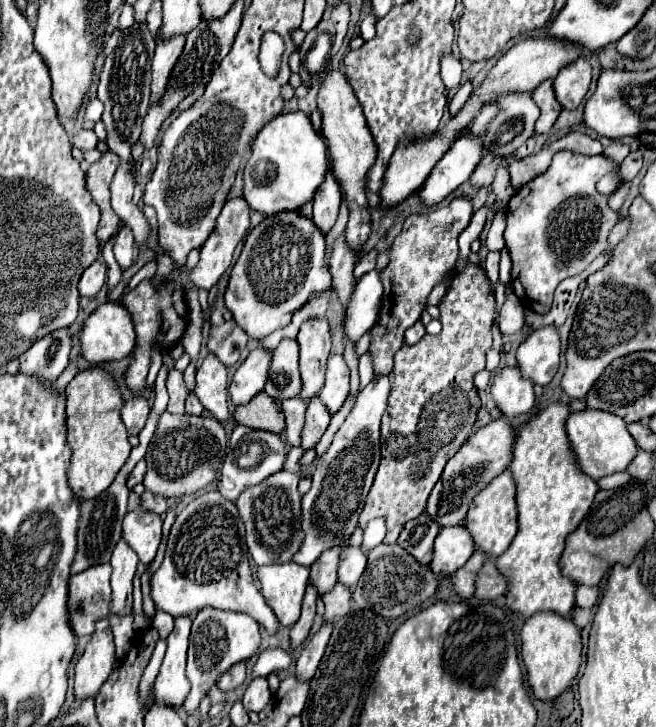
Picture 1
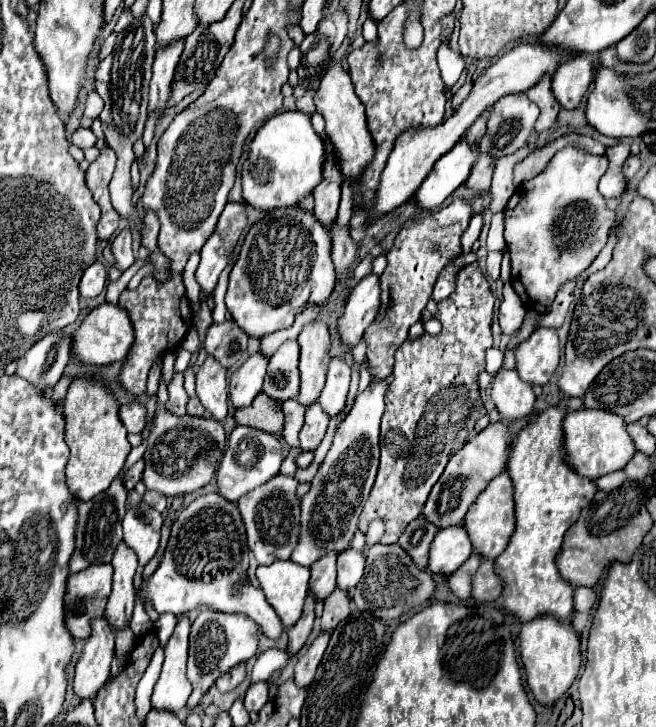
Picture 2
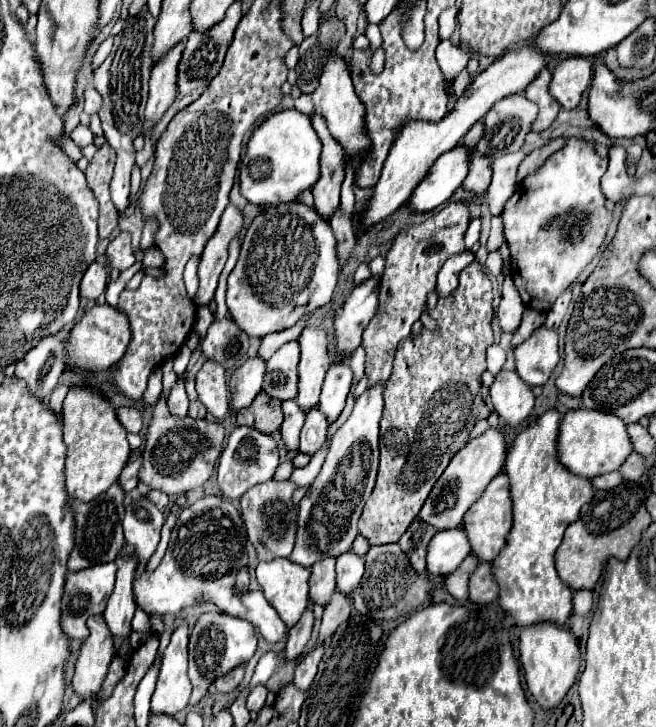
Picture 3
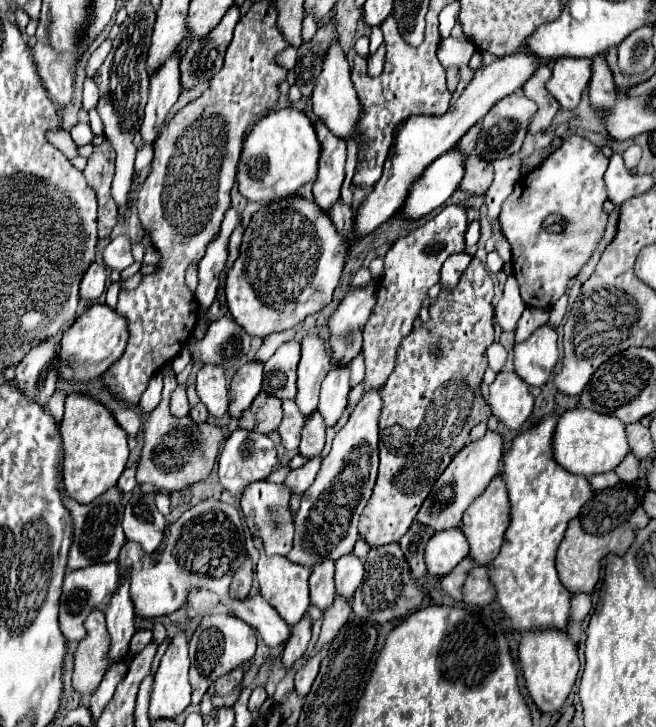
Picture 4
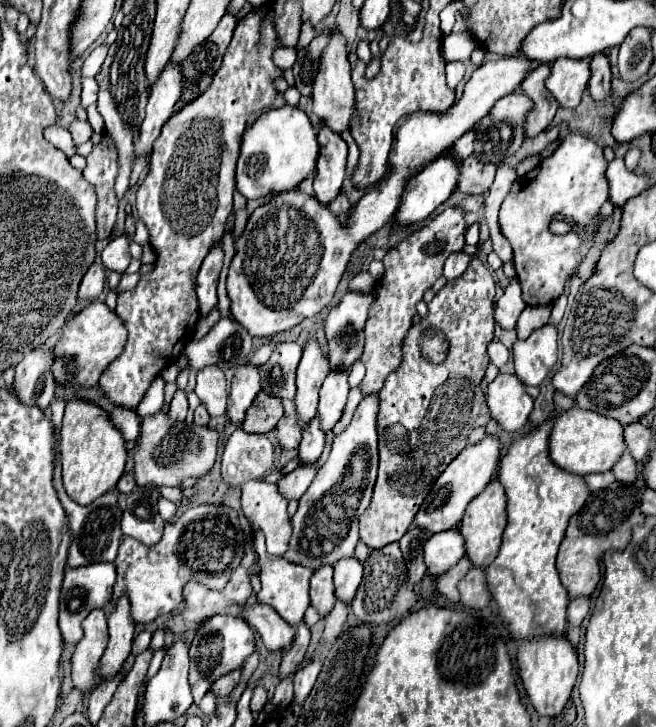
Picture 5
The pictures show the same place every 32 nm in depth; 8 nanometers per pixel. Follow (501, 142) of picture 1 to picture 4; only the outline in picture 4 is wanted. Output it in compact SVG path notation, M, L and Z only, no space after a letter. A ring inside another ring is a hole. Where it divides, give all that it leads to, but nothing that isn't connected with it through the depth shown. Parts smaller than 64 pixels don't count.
M514 92L502 100L498 100L492 110L482 120L482 132L476 142L476 154L482 160L496 160L500 156L508 156L520 150L524 136L528 132L528 120L536 112L536 104L524 96L524 92Z

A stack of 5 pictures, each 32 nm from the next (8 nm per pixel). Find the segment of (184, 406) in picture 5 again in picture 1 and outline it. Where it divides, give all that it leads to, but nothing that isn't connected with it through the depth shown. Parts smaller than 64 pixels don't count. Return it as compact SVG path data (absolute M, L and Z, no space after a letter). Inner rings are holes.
M172 370L168 380L166 380L166 386L168 386L168 394L170 394L167 411L172 412L172 414L184 414L184 402L186 402L188 390L186 390L186 384L182 380L182 372Z

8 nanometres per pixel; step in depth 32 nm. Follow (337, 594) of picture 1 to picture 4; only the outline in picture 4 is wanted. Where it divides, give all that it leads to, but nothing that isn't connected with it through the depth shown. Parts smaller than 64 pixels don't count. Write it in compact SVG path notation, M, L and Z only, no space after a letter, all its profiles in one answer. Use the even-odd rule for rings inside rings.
M336 596L334 604L324 612L324 624L322 624L322 634L318 638L318 646L330 644L336 638L336 632L340 632L340 628L348 622L350 612L352 612L350 602Z

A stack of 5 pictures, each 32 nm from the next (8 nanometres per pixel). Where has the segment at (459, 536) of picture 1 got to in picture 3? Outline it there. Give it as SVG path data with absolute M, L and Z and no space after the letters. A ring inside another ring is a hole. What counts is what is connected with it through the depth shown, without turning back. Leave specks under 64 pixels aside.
M462 528L436 532L428 544L426 564L430 574L448 576L470 554L470 542Z

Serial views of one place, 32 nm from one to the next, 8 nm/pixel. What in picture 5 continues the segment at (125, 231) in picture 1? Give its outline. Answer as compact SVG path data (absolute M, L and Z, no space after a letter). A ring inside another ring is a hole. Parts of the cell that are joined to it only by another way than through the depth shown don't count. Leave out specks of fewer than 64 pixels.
M118 236L118 238L114 238L104 250L102 250L102 264L108 268L108 270L112 270L112 272L118 272L118 274L122 274L126 268L128 268L128 264L130 264L130 254L128 254L128 244L130 244L130 240L128 240L128 236Z

